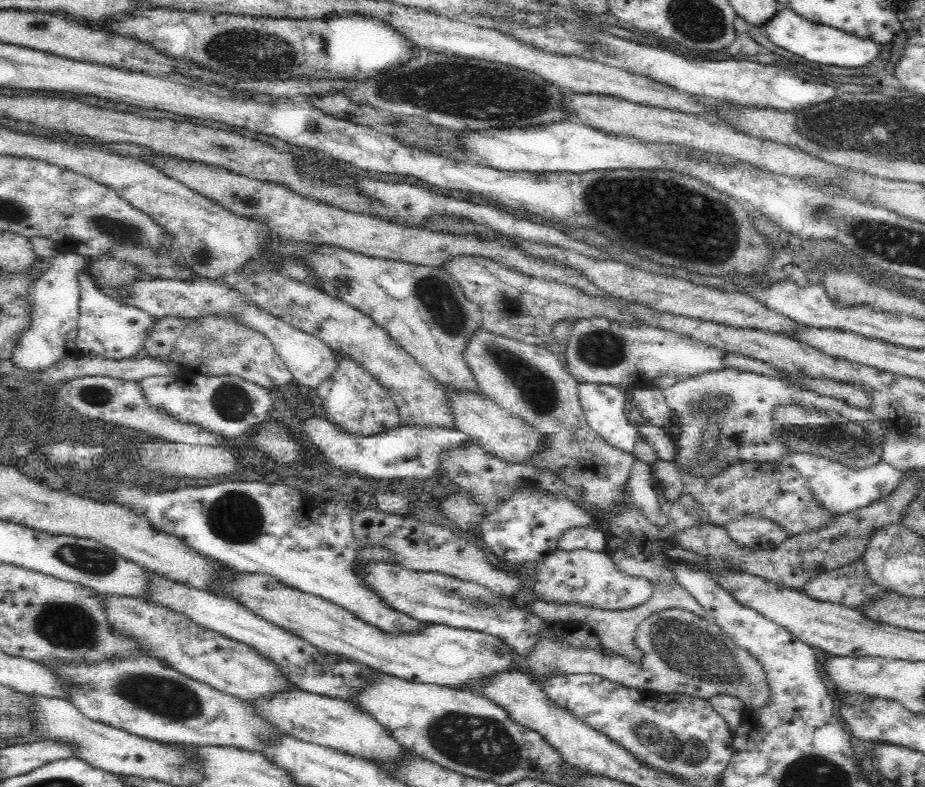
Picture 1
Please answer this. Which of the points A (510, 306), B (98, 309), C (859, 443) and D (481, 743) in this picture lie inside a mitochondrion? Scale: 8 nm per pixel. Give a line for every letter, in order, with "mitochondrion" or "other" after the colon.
A: mitochondrion
B: other
C: mitochondrion
D: mitochondrion

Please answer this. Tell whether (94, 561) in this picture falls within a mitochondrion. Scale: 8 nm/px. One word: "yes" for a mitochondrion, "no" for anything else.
yes

